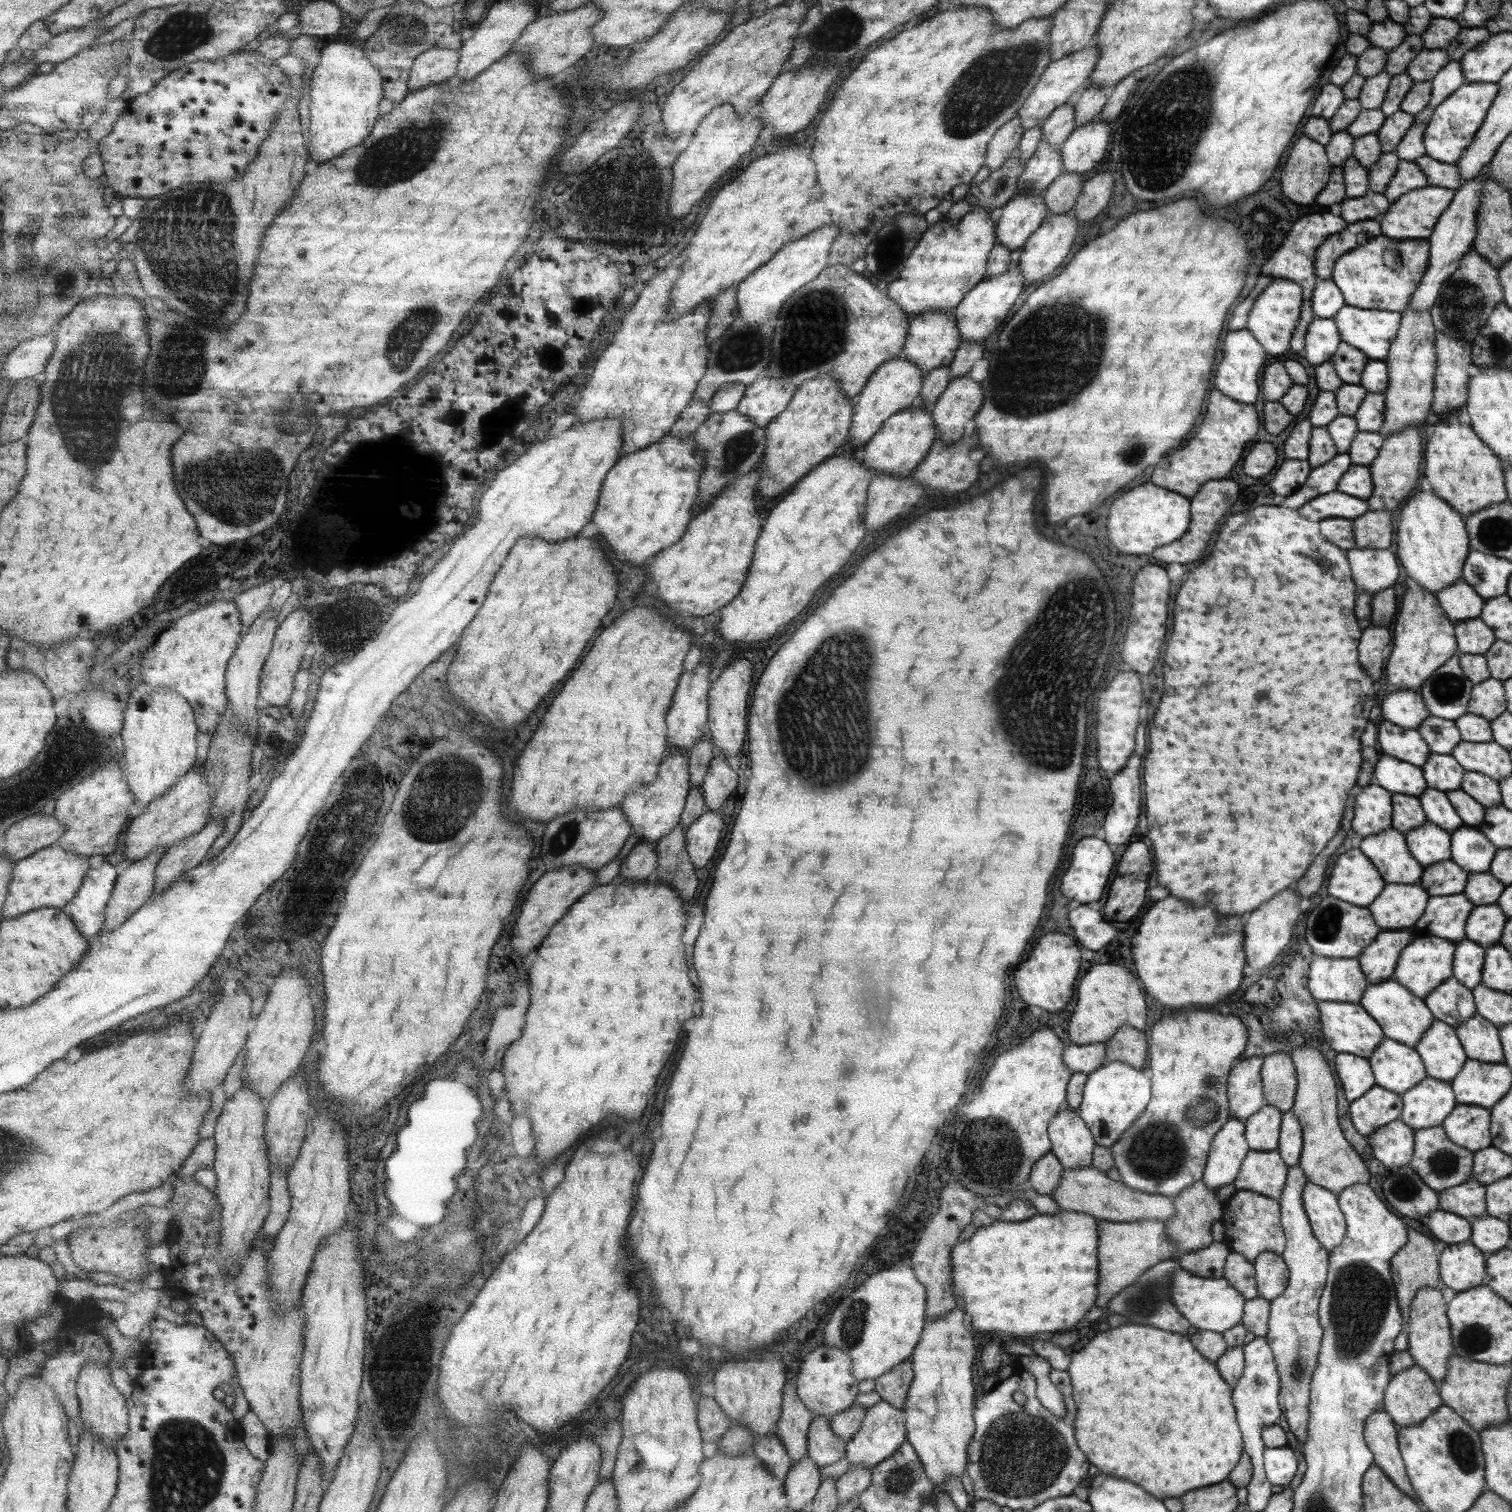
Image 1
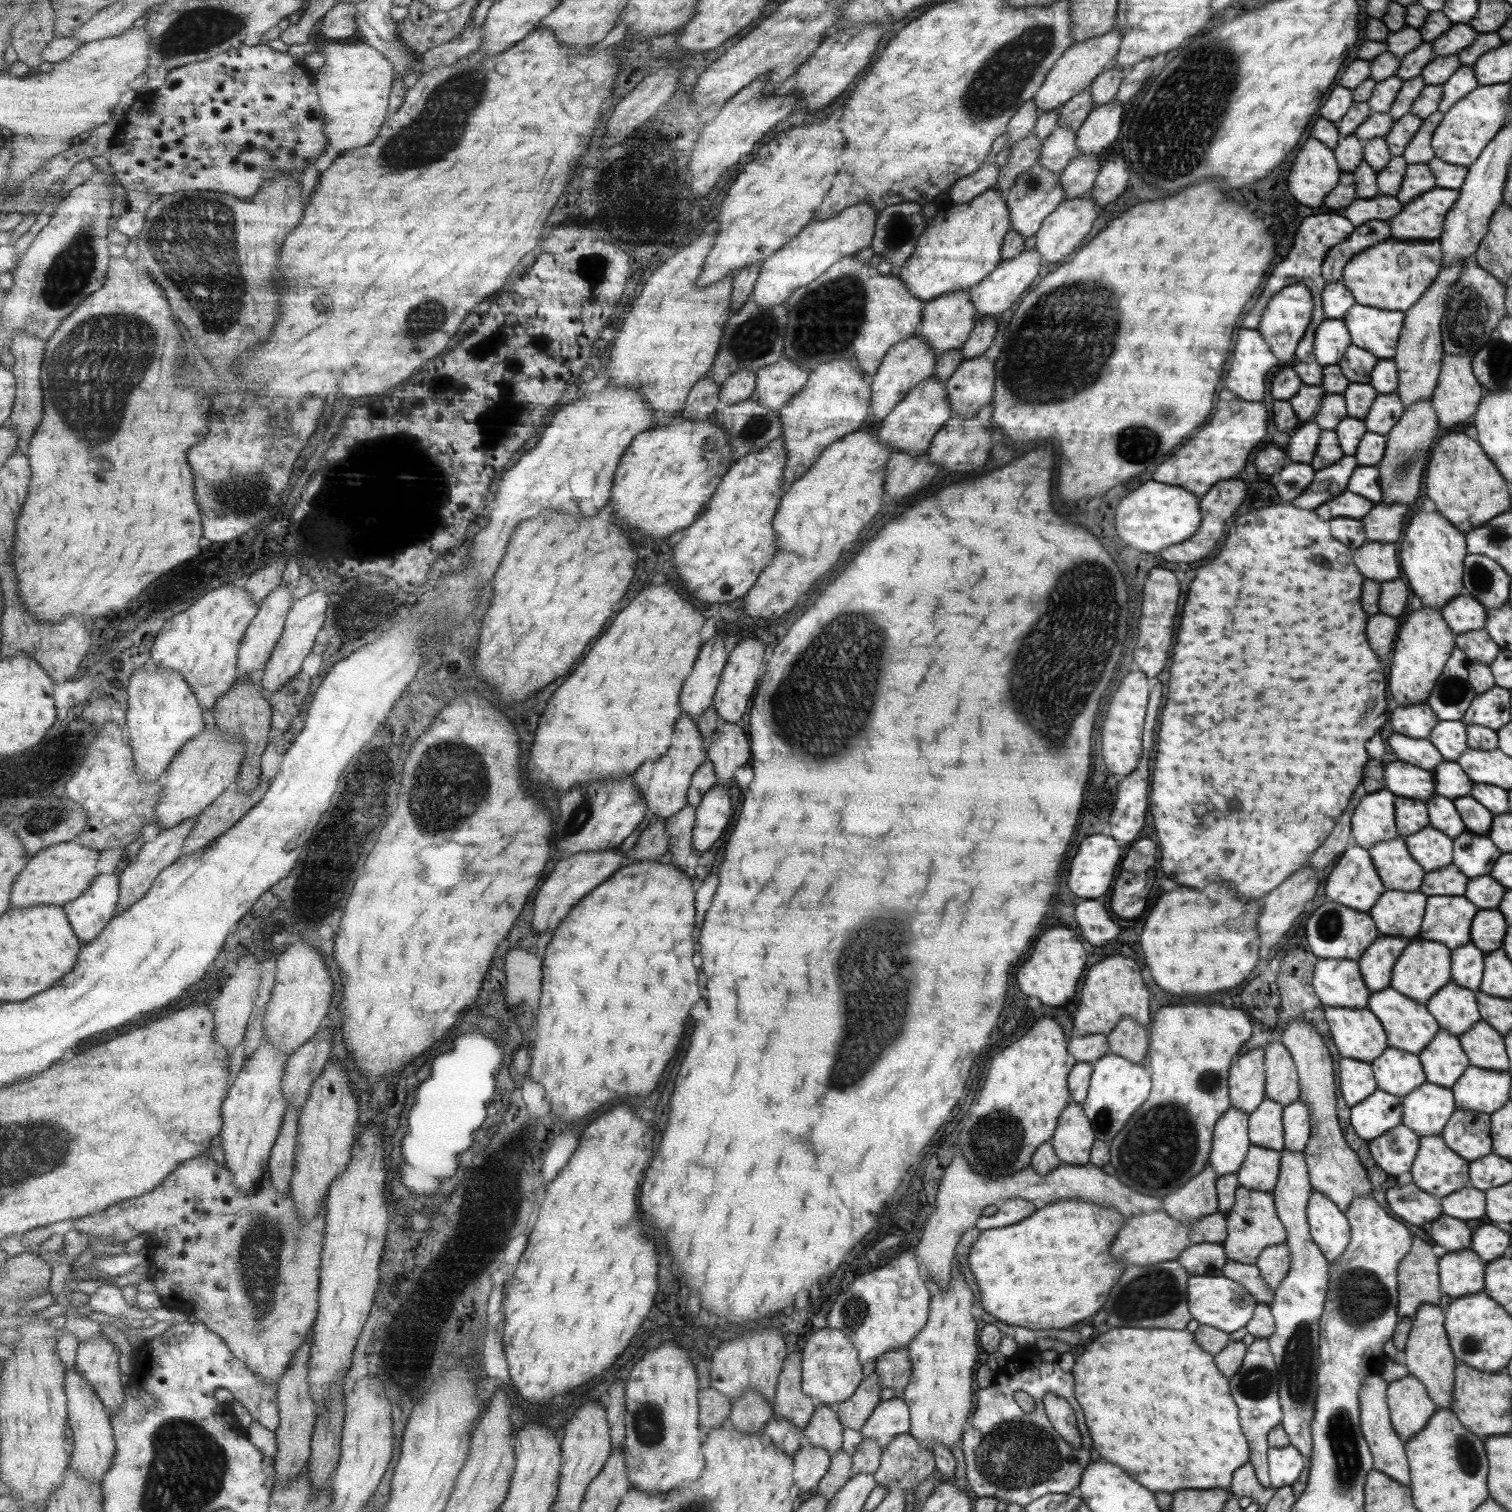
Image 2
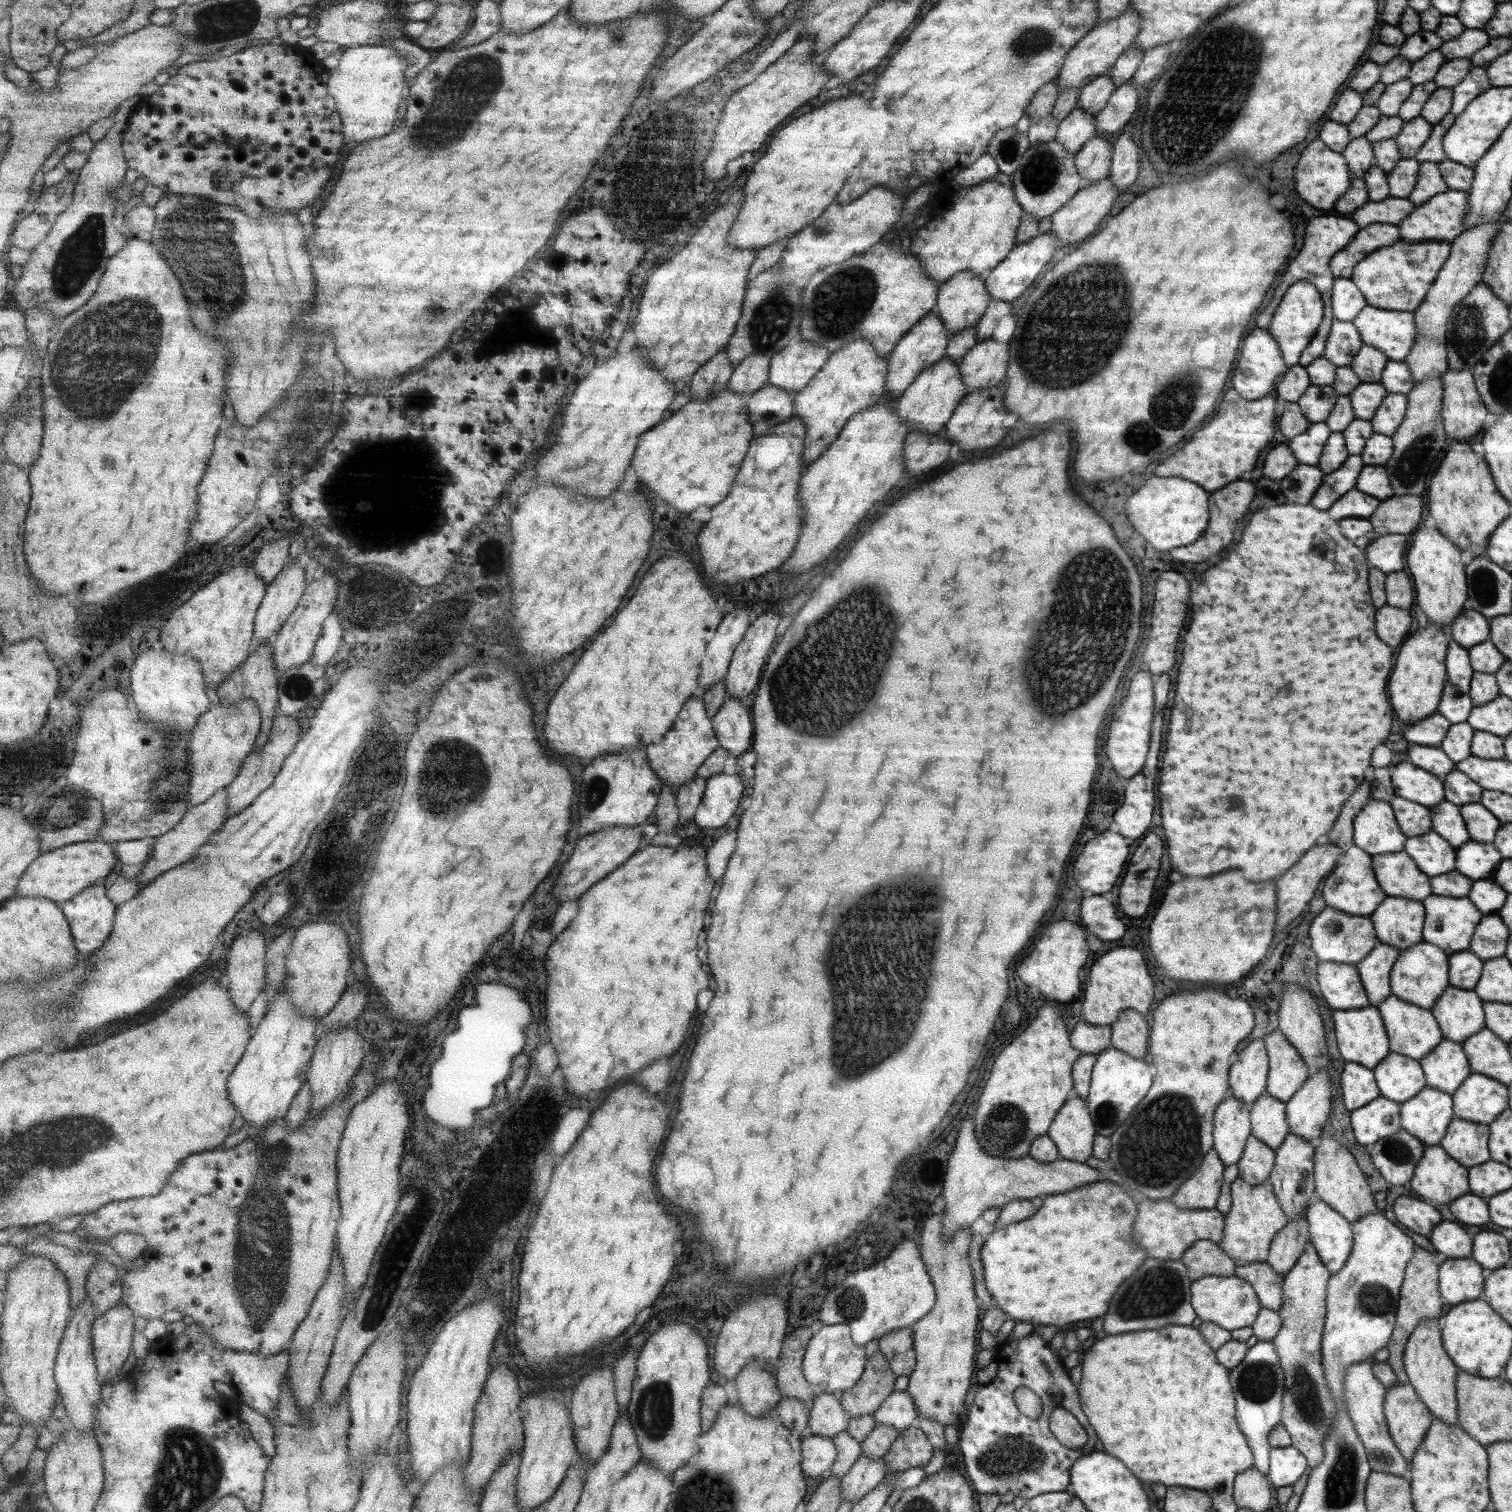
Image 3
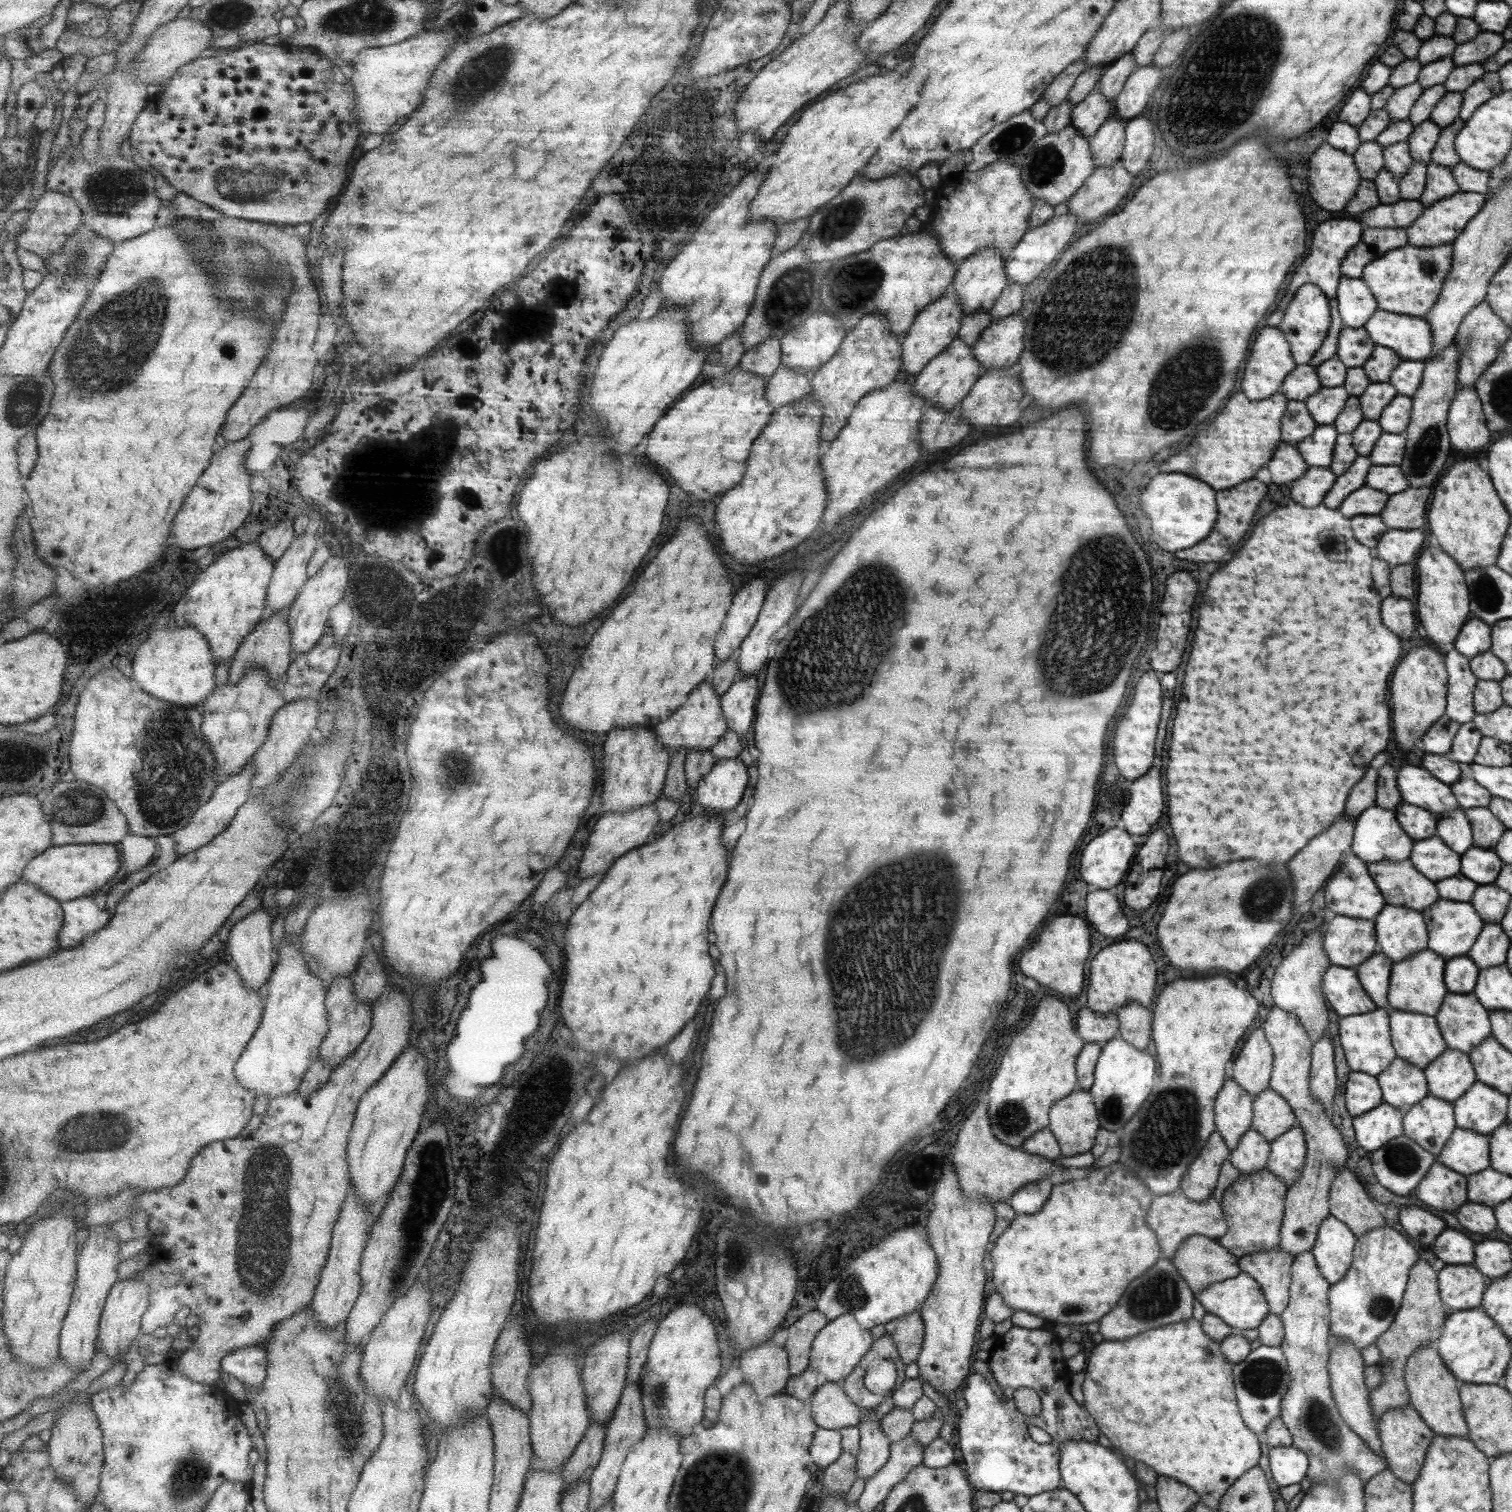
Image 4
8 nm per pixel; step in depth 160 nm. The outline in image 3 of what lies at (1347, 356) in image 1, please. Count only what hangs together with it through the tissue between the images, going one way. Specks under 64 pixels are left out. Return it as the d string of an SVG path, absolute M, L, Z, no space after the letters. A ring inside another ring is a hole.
M1362 344L1348 367L1351 368L1361 383L1379 383L1382 369L1385 368L1388 361L1387 356L1380 350Z

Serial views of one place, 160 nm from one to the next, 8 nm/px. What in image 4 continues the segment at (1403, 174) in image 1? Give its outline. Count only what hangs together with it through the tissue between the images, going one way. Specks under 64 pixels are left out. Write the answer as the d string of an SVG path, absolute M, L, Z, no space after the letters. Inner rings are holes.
M1430 163L1425 166L1425 174L1426 180L1423 194L1418 201L1423 208L1432 206L1433 203L1441 201L1441 198L1447 198L1452 196L1452 194L1460 192L1452 172L1447 167Z

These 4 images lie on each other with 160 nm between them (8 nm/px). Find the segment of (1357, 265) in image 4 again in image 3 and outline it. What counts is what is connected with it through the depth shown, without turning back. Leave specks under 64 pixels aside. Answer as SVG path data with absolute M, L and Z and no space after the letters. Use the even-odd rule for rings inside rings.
M1369 224L1361 228L1344 249L1337 252L1330 260L1333 278L1350 279L1353 266L1373 250L1381 246L1391 246L1399 240L1399 232L1391 224Z

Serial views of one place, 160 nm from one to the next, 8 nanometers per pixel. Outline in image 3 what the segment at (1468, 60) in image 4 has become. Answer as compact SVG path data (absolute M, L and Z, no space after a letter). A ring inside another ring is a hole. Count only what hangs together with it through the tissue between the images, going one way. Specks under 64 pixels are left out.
M1464 29L1464 31L1447 42L1443 42L1439 52L1444 56L1444 60L1453 60L1454 58L1467 59L1476 50L1481 50L1490 41L1490 36L1483 30Z

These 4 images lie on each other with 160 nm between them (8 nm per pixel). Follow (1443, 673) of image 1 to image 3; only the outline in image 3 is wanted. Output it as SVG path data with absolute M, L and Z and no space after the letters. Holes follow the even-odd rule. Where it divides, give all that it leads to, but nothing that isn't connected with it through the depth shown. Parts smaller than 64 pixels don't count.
M1455 640L1449 641L1445 667L1448 668L1448 678L1445 678L1441 691L1438 712L1452 724L1462 723L1468 720L1474 707L1469 695L1474 670L1468 659L1468 650L1457 645Z

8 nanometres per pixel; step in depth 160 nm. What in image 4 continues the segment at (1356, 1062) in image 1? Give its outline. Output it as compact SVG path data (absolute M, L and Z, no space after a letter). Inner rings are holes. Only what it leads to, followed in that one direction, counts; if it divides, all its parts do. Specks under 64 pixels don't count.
M1350 1071L1343 1082L1343 1096L1345 1109L1353 1118L1369 1113L1383 1102L1376 1077L1364 1072Z

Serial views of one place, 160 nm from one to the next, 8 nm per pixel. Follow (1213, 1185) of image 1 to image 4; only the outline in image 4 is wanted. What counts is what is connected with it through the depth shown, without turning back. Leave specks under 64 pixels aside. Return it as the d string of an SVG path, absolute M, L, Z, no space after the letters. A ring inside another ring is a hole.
M1231 1077L1225 1078L1223 1086L1216 1094L1215 1132L1224 1138L1229 1150L1247 1133L1251 1122L1251 1100L1254 1100L1252 1095Z

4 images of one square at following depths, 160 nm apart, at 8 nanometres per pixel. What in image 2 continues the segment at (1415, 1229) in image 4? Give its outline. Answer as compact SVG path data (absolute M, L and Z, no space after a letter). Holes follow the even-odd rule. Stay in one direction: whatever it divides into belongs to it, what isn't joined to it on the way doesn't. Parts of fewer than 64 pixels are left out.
M1412 1181L1408 1185L1394 1186L1387 1190L1386 1201L1395 1216L1419 1228L1433 1222L1443 1213L1439 1199L1427 1194Z

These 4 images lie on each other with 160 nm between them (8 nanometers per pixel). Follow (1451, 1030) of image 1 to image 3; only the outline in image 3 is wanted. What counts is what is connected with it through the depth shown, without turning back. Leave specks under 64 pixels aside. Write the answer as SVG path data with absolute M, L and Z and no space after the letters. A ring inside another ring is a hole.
M1442 1039L1431 1053L1418 1060L1427 1086L1452 1095L1470 1076L1471 1067L1461 1043Z

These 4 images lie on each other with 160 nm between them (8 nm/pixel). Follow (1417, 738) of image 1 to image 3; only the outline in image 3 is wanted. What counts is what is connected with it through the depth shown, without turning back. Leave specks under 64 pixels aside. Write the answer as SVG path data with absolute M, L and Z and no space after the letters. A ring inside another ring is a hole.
M1408 744L1406 754L1410 763L1442 779L1451 773L1455 766L1451 759L1440 749L1431 746Z

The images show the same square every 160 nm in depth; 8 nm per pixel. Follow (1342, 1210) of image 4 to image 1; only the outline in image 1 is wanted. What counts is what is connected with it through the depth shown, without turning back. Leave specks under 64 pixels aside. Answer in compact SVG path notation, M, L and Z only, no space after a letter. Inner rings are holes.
M1295 1044L1290 1054L1296 1069L1296 1097L1291 1114L1300 1122L1303 1131L1299 1168L1304 1170L1308 1182L1316 1183L1335 1195L1353 1184L1368 1184L1367 1164L1352 1149L1340 1128L1336 1103L1339 1083L1333 1074L1332 1065L1310 1044Z

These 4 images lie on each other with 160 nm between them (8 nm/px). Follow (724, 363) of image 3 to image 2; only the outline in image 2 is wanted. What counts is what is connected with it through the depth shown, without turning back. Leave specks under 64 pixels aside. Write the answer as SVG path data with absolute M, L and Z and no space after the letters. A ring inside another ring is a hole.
M709 374L698 378L696 384L689 389L688 396L685 397L684 407L681 411L682 418L693 422L711 416L717 406L720 385Z

